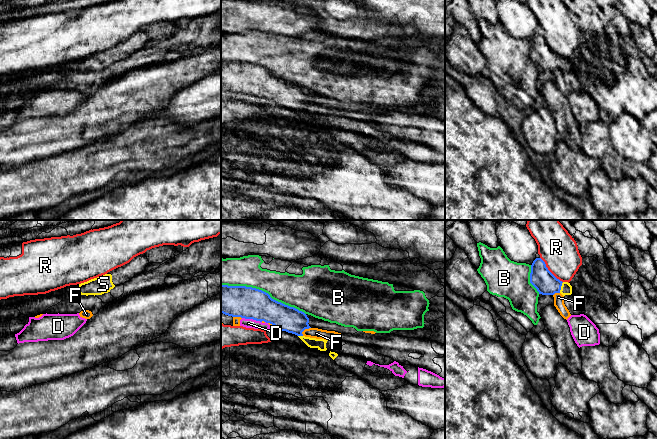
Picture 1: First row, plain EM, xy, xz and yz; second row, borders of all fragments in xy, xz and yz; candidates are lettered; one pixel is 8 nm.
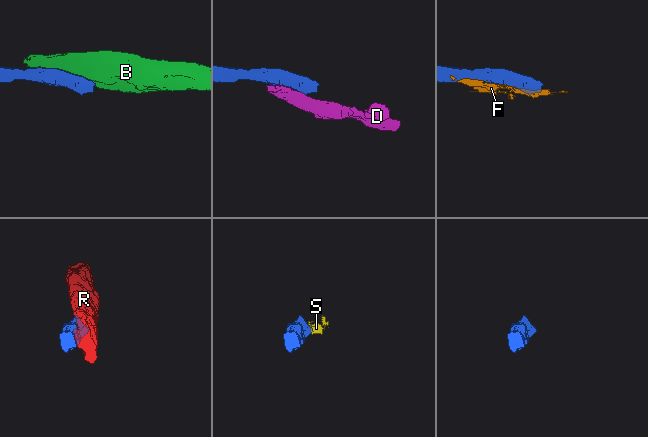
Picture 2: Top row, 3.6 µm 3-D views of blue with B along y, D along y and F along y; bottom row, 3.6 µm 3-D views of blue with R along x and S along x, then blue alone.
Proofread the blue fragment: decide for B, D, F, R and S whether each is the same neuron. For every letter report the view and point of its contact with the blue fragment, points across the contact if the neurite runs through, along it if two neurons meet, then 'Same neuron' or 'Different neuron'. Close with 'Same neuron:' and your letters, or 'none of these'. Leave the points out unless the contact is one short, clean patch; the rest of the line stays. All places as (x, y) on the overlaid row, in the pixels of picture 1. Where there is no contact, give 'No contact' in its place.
B: Touches blue at xz (263, 291). Different neuron
D: Touches blue at xz (252, 318). Boundary: xz (242, 317), (261, 322). Different neuron
F: Touches blue at xz (304, 329). Different neuron
R: Touches blue at yz (548, 270). Different neuron
S: Touches blue at yz (560, 287). Path across: yz (541, 278), (549, 285), (560, 287), (566, 289). Same neuron
Same neuron: S

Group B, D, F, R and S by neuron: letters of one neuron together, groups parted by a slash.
B / D F / R / S

